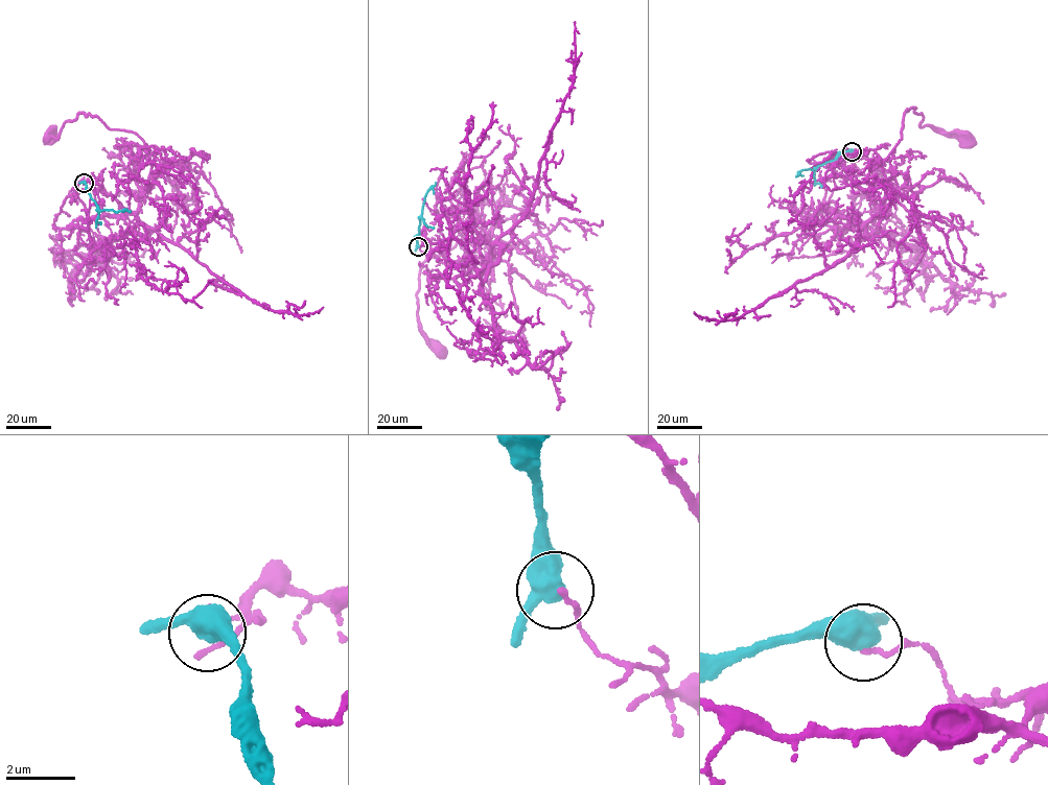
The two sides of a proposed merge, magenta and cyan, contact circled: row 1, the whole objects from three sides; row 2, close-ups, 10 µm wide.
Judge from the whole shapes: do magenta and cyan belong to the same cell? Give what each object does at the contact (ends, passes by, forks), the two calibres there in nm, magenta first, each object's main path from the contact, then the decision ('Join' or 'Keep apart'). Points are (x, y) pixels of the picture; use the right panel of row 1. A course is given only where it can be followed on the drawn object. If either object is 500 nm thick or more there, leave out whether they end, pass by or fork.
Thickness 150 nm (magenta) against 550 nm. Course of magenta: (852, 151), (877, 166), (879, 216), (883, 163), (901, 138), (906, 110), (922, 114), (921, 126), (967, 142). Course of cyan: (852, 151), (840, 153), (834, 160), (812, 170), (800, 171), (796, 175). Keep apart

